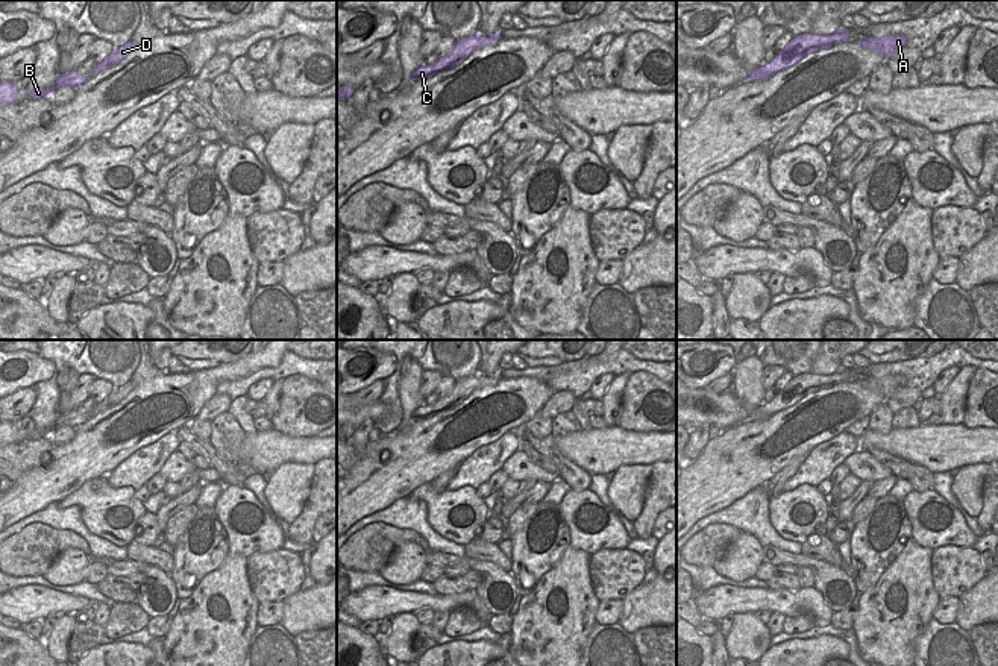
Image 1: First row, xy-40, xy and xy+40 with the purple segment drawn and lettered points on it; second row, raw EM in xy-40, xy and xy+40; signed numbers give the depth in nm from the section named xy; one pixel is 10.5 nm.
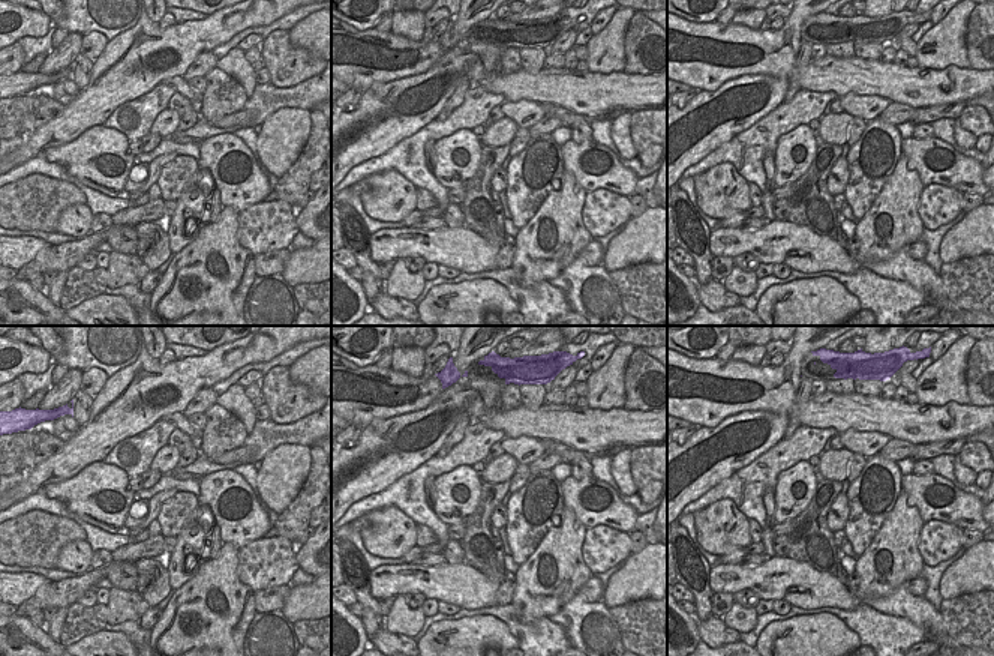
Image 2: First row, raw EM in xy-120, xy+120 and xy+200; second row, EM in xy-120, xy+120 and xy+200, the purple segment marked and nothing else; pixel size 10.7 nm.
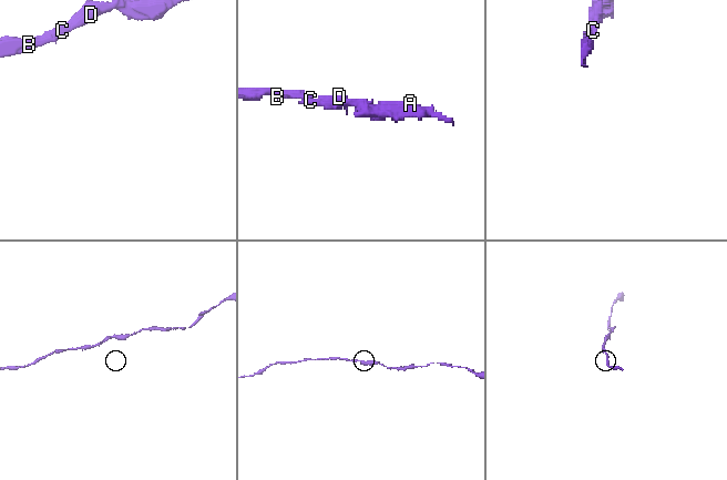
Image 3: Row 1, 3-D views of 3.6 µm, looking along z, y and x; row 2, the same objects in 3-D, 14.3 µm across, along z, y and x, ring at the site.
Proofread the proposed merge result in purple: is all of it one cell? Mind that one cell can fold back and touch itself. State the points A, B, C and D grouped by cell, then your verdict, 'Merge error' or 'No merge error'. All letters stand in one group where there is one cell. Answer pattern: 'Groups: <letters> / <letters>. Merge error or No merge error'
Groups: A B C D. No merge error.

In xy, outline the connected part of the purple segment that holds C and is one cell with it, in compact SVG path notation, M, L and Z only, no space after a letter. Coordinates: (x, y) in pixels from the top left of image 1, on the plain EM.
M497 367L497 370L490 376L476 373L455 381L453 388L446 396L438 397L434 405L417 407L416 411L411 414L411 419L413 420L426 419L434 416L435 413L440 413L443 410L447 410L461 404L476 388L496 384L496 381L501 378L501 372L502 370Z

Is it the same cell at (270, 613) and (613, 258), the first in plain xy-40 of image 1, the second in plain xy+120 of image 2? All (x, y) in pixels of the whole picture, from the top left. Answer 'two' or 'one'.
two

